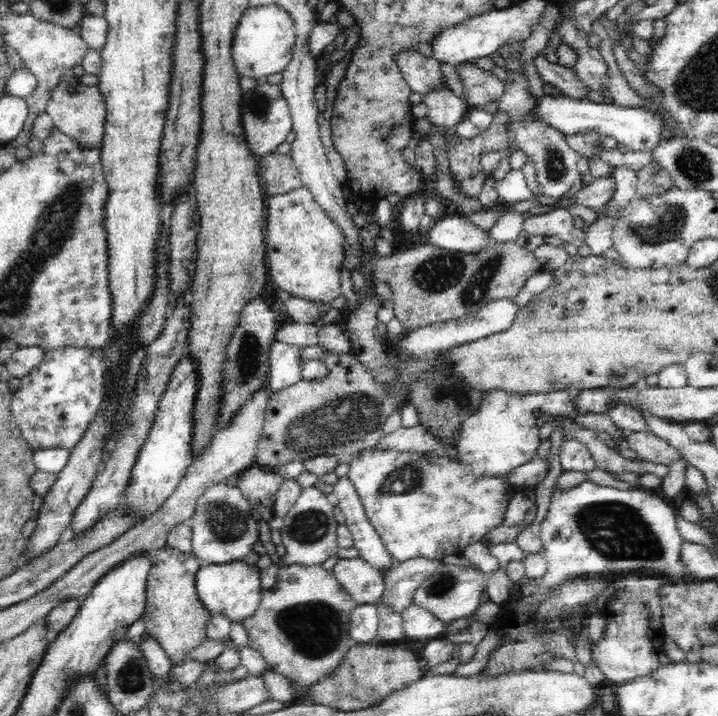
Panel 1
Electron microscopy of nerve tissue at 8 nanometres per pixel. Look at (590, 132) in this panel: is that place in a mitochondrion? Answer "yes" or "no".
no

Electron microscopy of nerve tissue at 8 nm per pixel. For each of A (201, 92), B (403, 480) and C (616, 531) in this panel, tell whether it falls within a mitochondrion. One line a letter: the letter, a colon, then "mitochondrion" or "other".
A: other
B: mitochondrion
C: mitochondrion

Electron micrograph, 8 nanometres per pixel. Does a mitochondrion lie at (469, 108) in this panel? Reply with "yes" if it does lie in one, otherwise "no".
no

